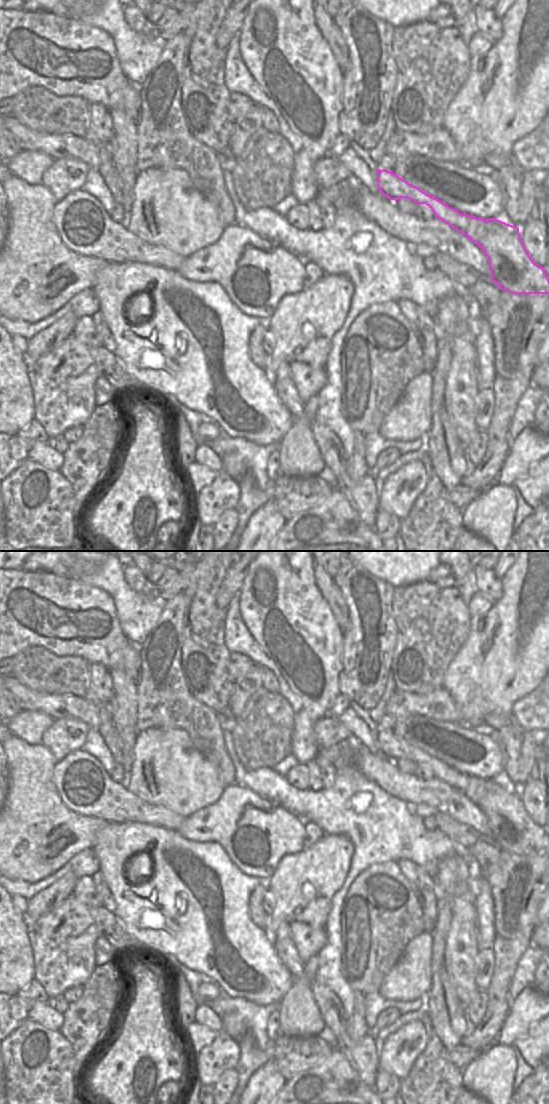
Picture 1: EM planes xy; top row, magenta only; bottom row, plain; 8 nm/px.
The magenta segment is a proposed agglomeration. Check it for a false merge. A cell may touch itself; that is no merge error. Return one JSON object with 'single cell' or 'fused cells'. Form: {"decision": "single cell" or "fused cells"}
{"decision": "fused cells"}

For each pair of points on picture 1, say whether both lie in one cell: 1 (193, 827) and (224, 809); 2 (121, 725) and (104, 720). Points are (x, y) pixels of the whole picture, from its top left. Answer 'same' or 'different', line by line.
1: same
2: different

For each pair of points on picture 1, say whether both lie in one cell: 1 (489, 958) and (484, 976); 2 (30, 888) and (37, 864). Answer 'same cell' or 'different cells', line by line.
1: same cell
2: different cells

